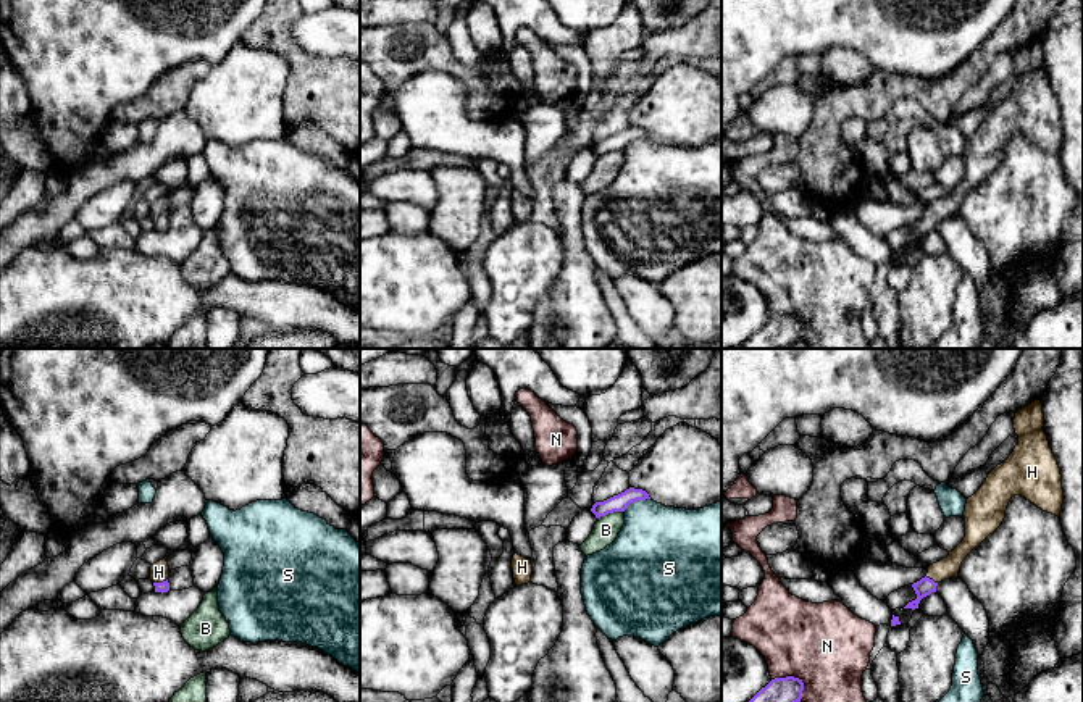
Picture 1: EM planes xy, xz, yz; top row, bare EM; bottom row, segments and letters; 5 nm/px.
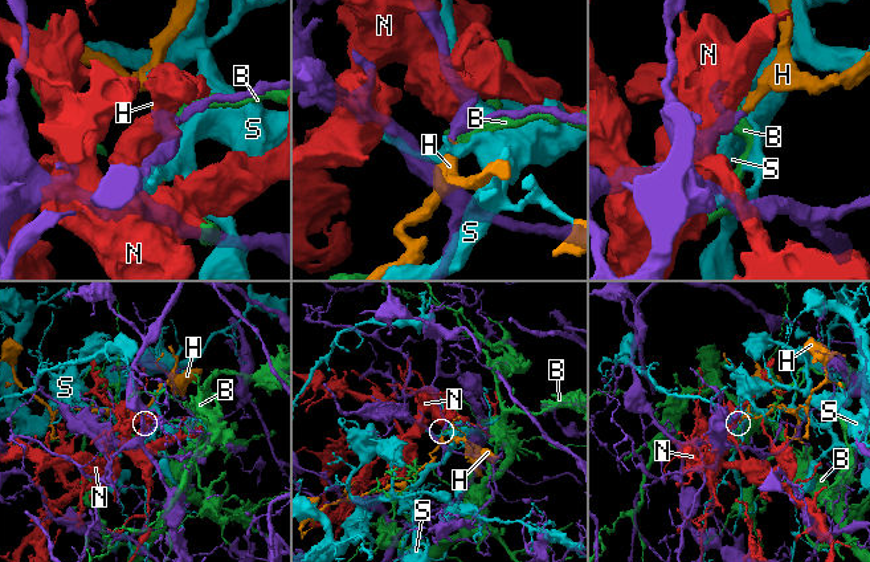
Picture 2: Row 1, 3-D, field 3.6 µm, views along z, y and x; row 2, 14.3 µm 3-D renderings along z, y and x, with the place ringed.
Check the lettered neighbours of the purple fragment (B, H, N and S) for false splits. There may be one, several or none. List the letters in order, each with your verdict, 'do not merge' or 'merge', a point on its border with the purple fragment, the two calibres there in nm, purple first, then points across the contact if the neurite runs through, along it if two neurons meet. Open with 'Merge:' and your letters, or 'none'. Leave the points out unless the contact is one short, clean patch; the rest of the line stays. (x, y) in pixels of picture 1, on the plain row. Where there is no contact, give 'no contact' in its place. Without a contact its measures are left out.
Merge: H
B: do not merge | xz (609, 150) | 90/130 nm
H: merge | xy (160, 221) | 50/100 nm | across xy (163, 225), (160, 221), (158, 210)
N: do not merge | yz (796, 317) | 180/420 nm
S: do not merge | xz (635, 139) | 90/400 nm

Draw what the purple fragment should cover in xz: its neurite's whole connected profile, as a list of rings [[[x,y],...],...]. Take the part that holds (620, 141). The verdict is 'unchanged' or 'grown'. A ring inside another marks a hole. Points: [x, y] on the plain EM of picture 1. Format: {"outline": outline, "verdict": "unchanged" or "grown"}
{"outline": [[[629,126],[625,131],[613,134],[604,140],[596,140],[591,150],[596,153],[596,157],[600,157],[613,150],[625,150],[629,142],[646,137],[650,137],[646,129]]], "verdict": "unchanged"}

